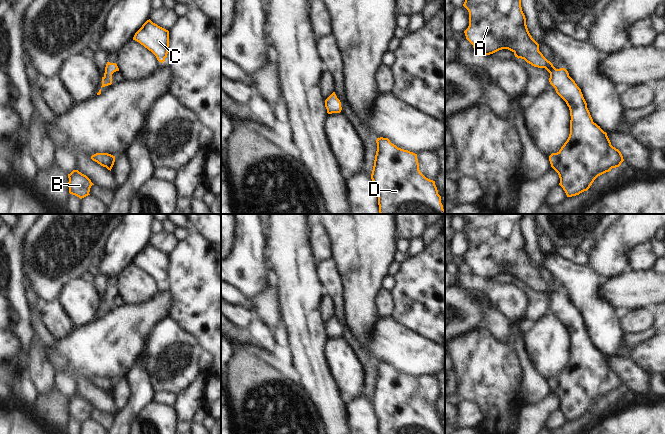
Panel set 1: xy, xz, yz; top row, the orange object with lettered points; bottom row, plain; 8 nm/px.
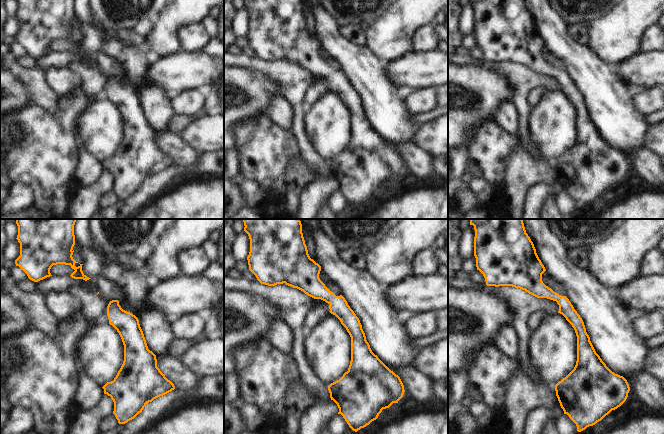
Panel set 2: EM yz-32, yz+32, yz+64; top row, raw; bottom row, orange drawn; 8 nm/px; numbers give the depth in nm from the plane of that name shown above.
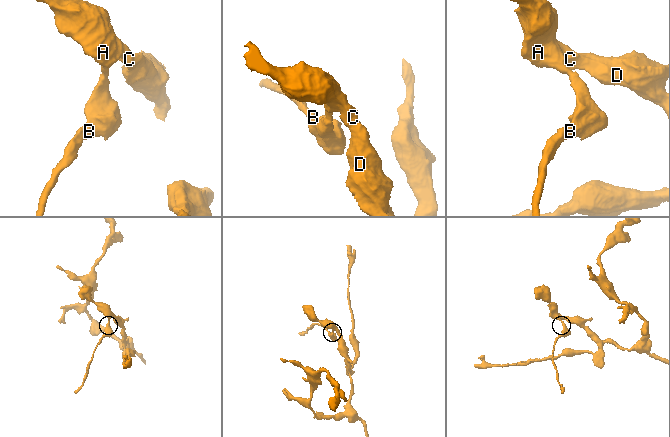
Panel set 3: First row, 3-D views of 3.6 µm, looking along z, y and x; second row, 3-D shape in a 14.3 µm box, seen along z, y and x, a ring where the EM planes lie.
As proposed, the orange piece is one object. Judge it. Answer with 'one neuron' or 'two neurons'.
one neuron

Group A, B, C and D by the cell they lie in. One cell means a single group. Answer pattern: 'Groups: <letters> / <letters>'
Groups: A B C D.

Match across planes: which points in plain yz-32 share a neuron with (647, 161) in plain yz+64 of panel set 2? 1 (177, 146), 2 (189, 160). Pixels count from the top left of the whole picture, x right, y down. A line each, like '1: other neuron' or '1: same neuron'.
1: same neuron
2: same neuron

